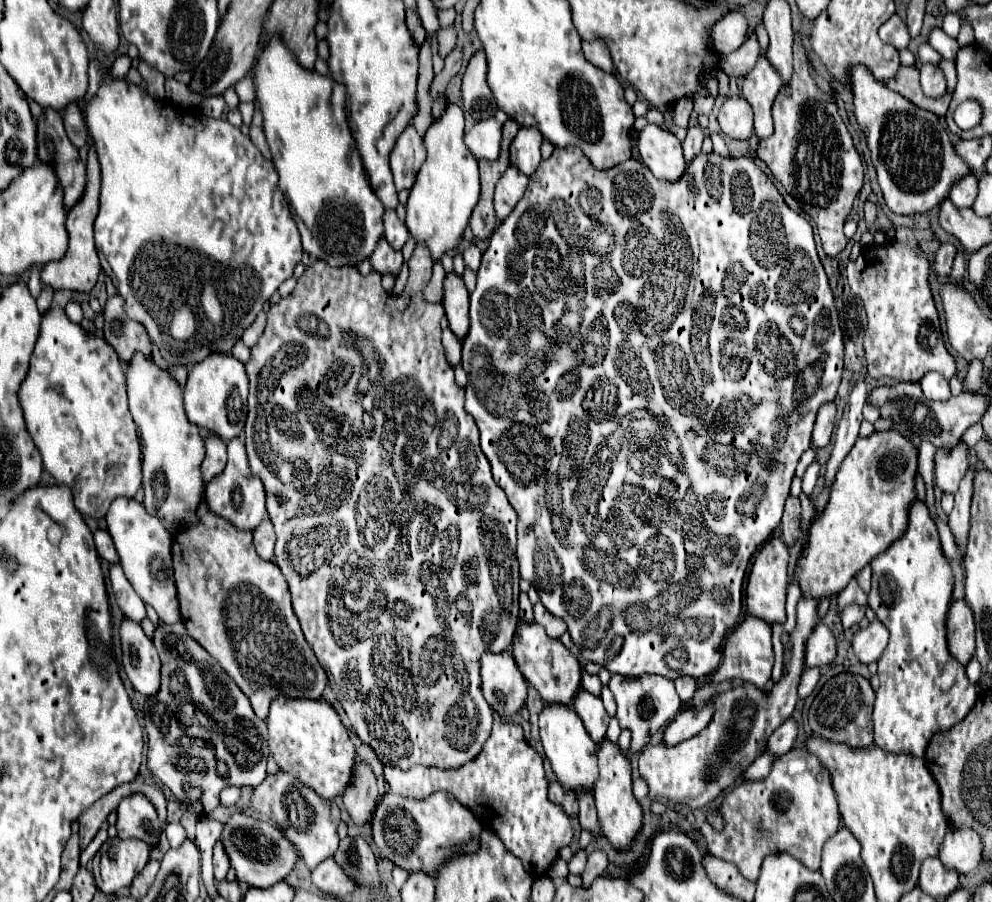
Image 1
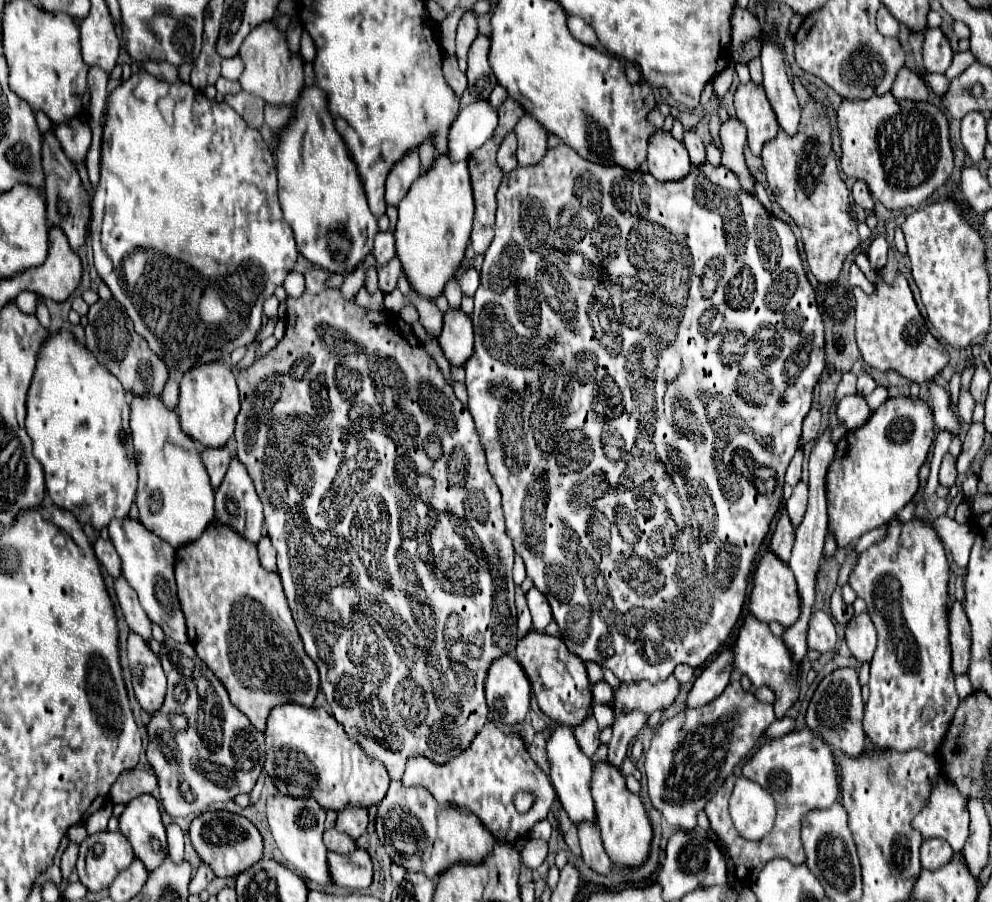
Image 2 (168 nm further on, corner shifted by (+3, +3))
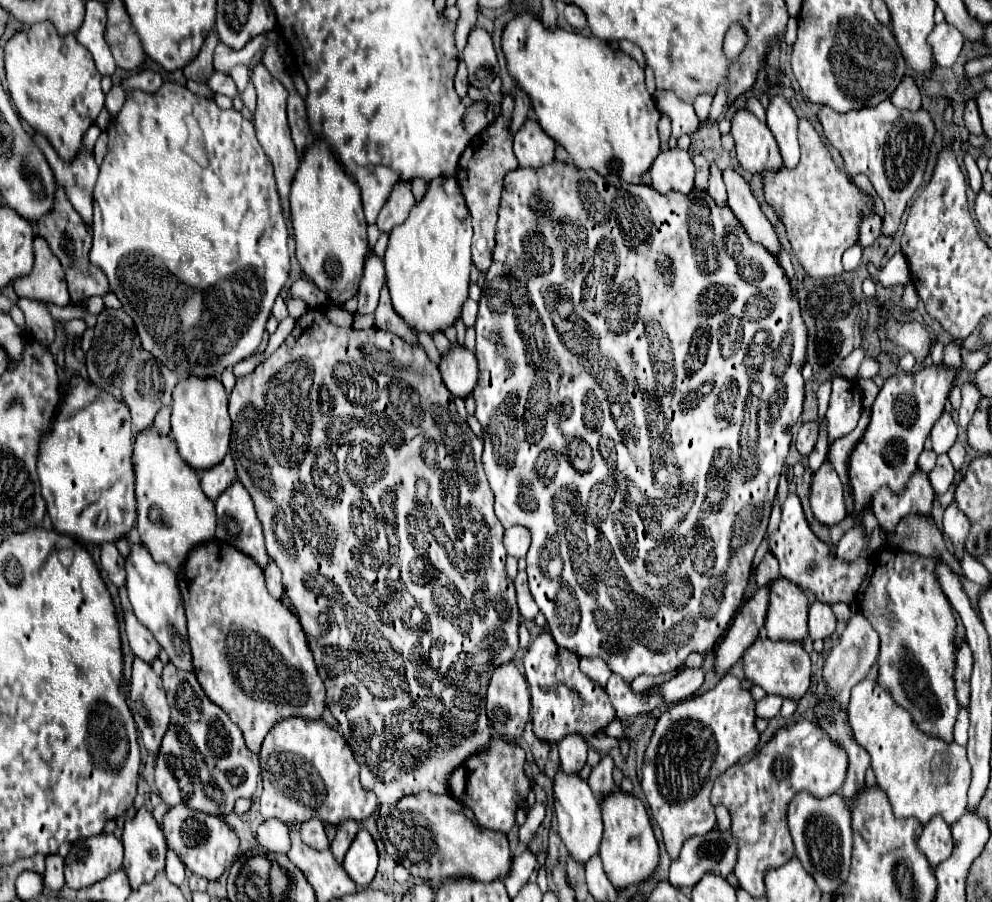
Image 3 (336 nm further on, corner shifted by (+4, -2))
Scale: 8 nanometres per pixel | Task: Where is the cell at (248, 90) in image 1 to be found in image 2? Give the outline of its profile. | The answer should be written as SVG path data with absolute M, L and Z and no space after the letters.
M266 20L256 26L250 36L240 46L240 58L244 62L244 72L240 76L242 90L260 96L268 104L290 104L304 88L304 62L298 52L290 54L286 32L280 32L274 20Z

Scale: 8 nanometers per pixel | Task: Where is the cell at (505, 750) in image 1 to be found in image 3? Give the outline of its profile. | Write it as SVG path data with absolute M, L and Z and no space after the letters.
M491 739L489 749L481 751L479 755L473 755L449 777L451 795L473 809L479 825L507 833L515 823L515 809L519 807L519 791L521 795L529 795L531 791L523 765L525 765L525 751L517 743Z

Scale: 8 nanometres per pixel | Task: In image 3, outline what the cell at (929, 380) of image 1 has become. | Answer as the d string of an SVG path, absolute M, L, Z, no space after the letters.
M941 413L941 417L937 419L937 423L931 429L931 443L933 443L933 451L939 453L947 453L951 449L951 445L957 441L957 425L953 423L949 413Z

